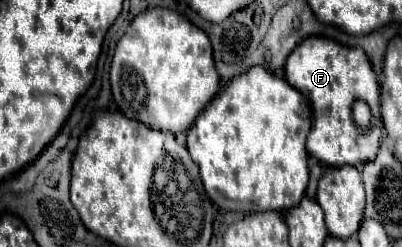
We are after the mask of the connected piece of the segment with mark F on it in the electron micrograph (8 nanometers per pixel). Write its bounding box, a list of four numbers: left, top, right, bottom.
[285,35,383,167]

